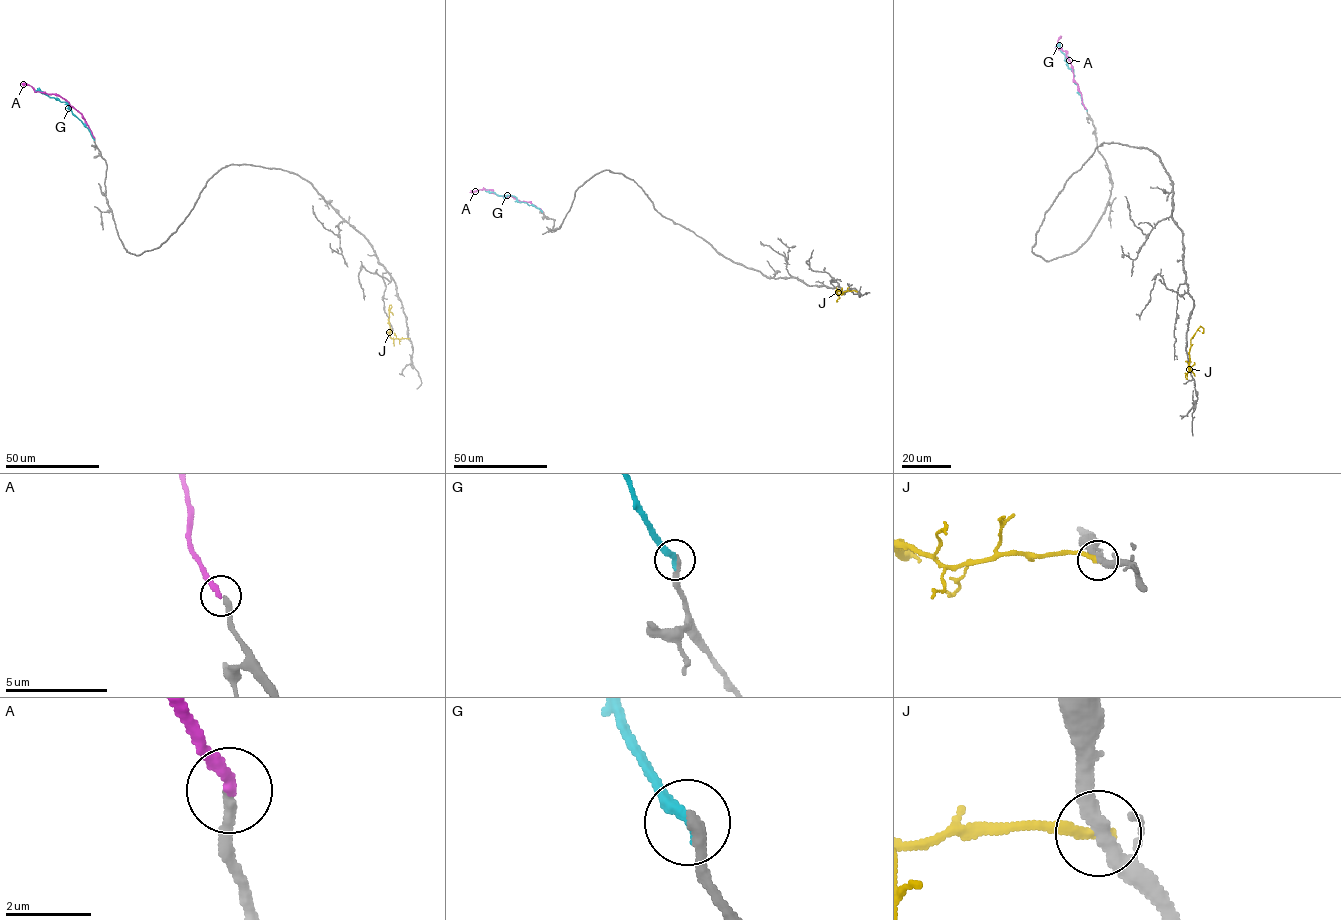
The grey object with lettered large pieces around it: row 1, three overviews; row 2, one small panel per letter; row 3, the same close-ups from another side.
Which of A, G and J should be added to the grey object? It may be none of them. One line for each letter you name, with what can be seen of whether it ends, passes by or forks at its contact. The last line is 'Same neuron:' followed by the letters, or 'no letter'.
A: It ends there
Same neuron: A

